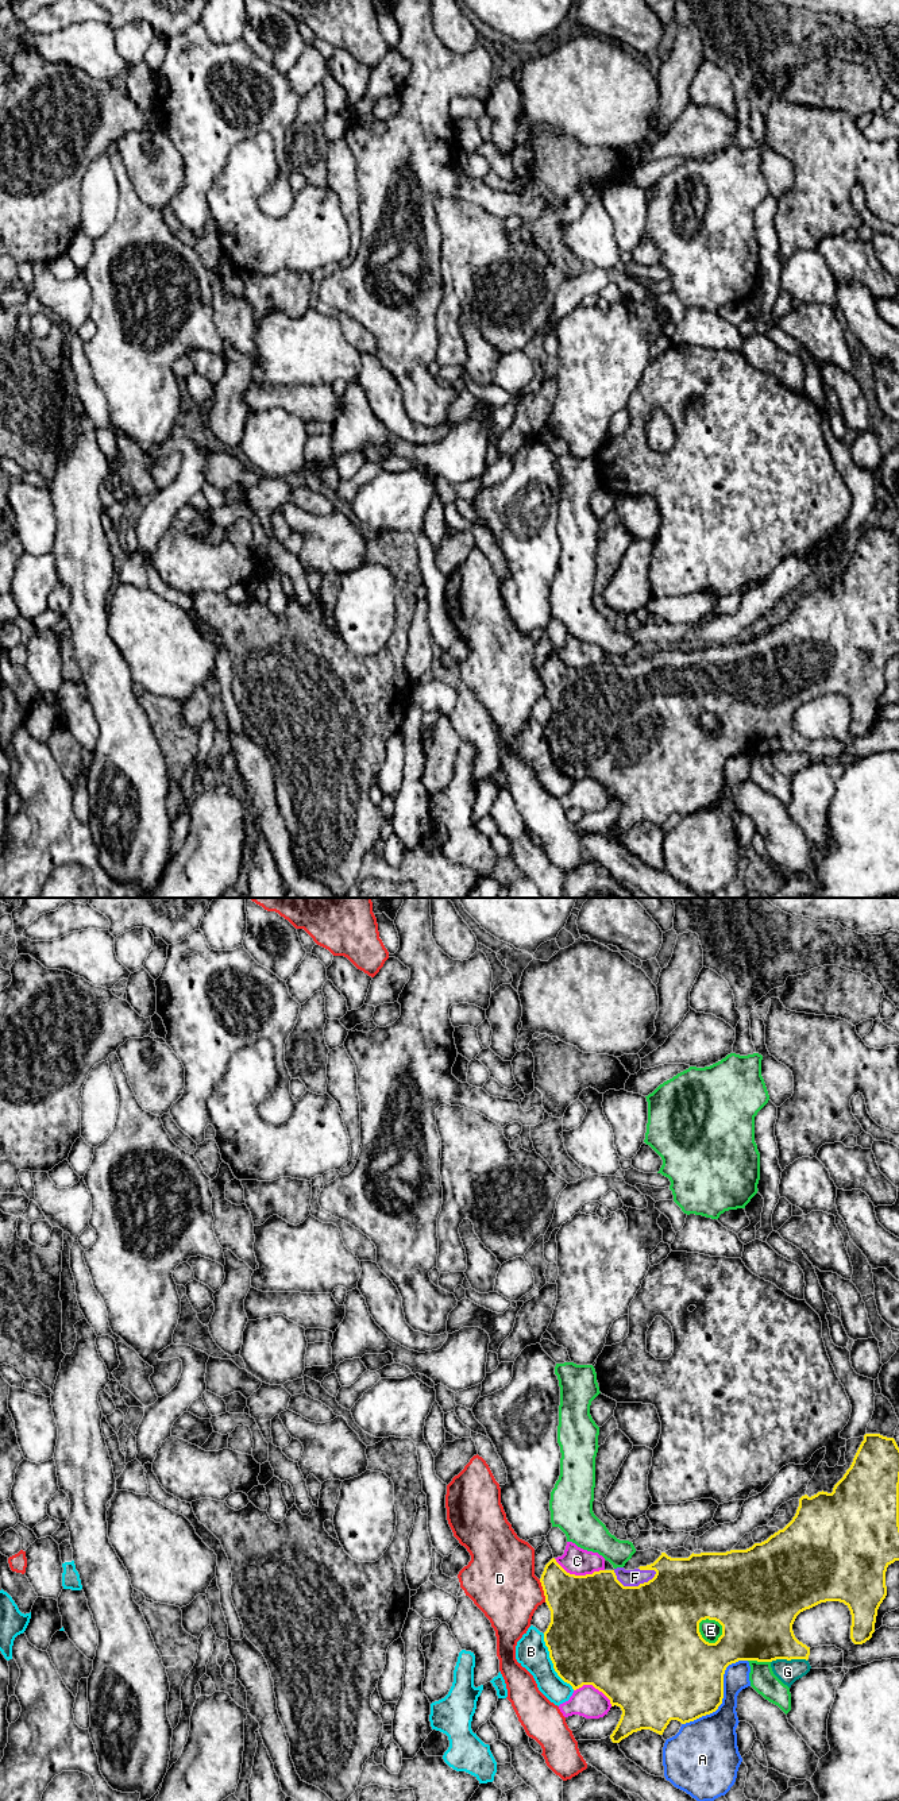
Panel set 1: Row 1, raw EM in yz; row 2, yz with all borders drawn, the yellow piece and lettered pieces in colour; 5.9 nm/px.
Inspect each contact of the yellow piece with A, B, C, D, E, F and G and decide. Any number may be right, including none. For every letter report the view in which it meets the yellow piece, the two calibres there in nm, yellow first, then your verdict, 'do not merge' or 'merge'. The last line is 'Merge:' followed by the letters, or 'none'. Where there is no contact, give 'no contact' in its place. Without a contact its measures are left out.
A: meets yellow in yz; 480 nm thick on the yellow side, 280 nm on the other; do not merge
B: meets yellow in yz; 500 nm thick on the yellow side, 190 nm on the other; do not merge
C: meets yellow in yz; 500 nm thick on the yellow side, 160 nm on the other; do not merge
D: meets yellow in yz; 380 nm thick on the yellow side, 400 nm on the other; do not merge
E: meets yellow in yz; 500 nm thick on the yellow side, 130 nm on the other; do not merge
F: meets yellow in yz; 500 nm thick on the yellow side, 100 nm on the other; merge
G: meets yellow in yz; 380 nm thick on the yellow side, 140 nm on the other; do not merge
Merge: F

